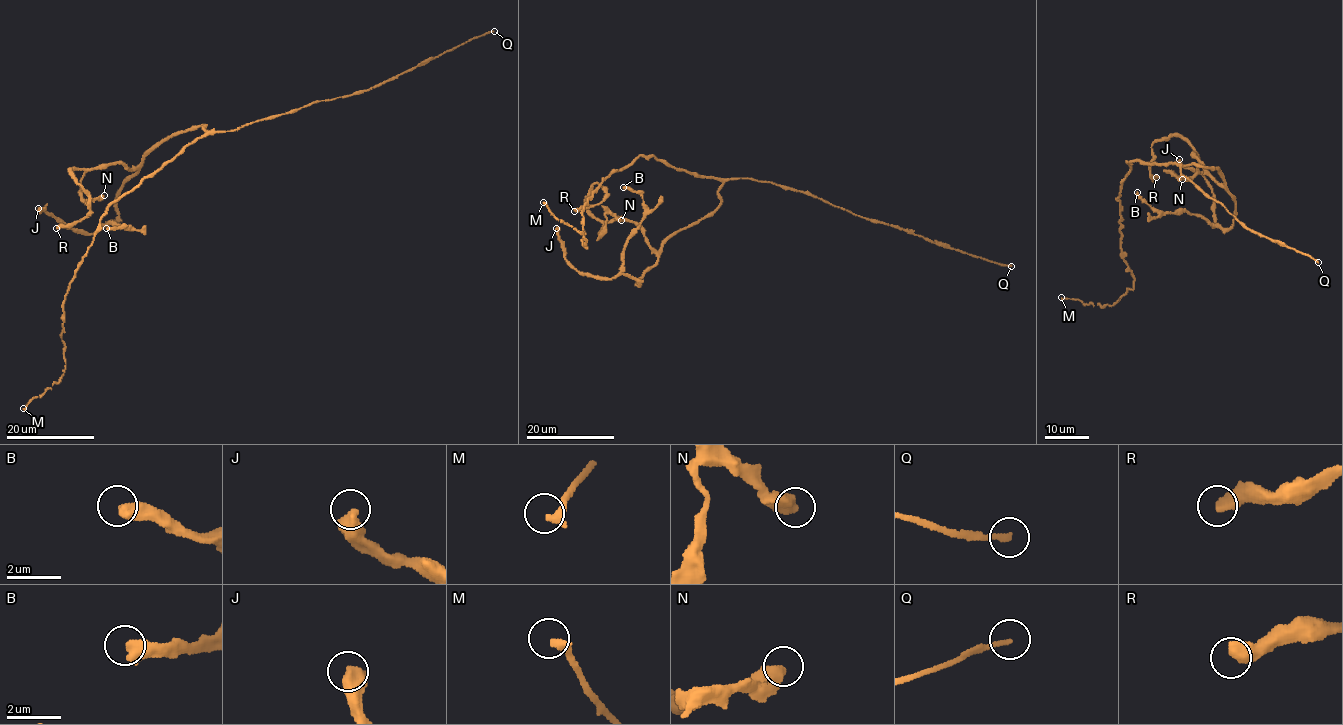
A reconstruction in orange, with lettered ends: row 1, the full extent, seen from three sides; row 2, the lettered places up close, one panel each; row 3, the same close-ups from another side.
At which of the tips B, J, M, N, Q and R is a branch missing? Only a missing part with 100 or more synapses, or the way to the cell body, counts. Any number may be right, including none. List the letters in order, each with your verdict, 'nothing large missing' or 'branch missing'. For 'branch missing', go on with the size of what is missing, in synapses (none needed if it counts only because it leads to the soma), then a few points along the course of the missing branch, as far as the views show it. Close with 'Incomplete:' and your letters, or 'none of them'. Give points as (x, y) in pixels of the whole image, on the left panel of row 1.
B: nothing large missing
J: nothing large missing
M: nothing large missing
N: nothing large missing
Q: branch missing | 170 syn
R: nothing large missing
Incomplete: Q

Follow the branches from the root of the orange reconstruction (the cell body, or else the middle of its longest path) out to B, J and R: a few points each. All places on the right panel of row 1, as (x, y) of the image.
B: (1164, 163), (1218, 167), (1227, 192), (1235, 201), (1232, 226), (1224, 229), (1183, 211), (1156, 212), (1137, 192)
J: (1164, 163), (1218, 167), (1235, 201), (1229, 228), (1213, 227), (1212, 189), (1179, 159)
R: (1164, 163), (1217, 167), (1225, 185), (1181, 136), (1162, 137), (1151, 146), (1150, 176), (1156, 177)

